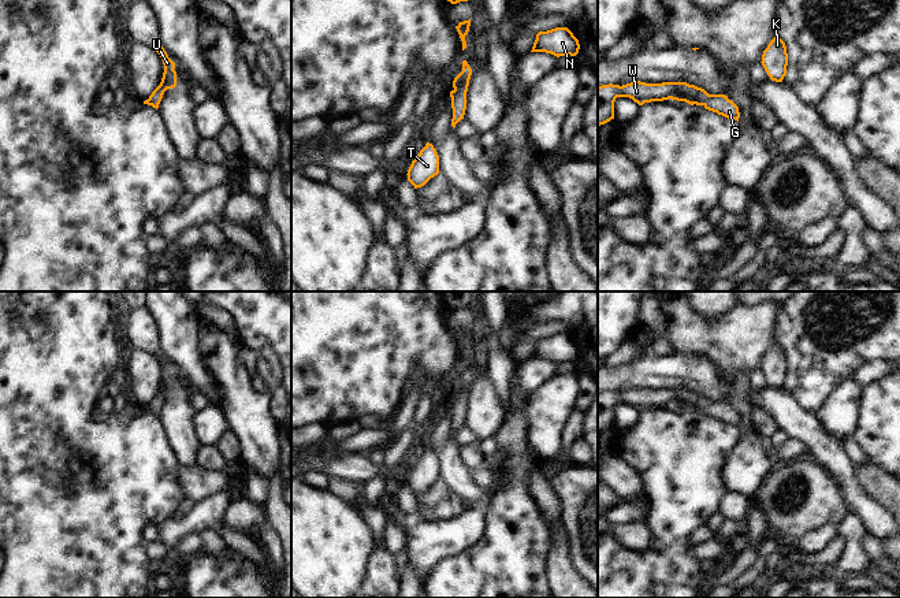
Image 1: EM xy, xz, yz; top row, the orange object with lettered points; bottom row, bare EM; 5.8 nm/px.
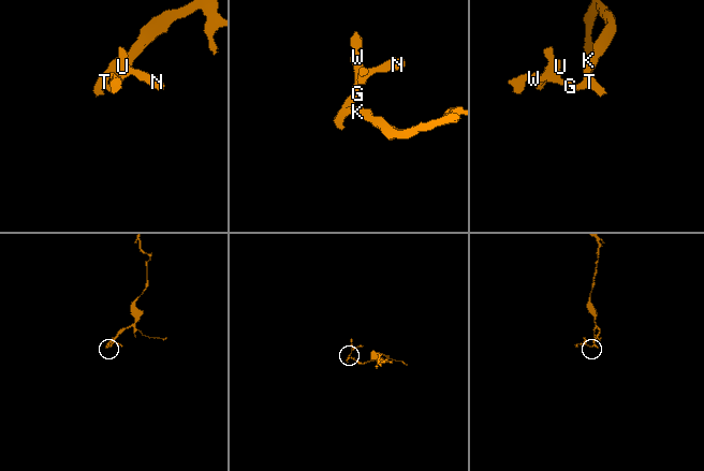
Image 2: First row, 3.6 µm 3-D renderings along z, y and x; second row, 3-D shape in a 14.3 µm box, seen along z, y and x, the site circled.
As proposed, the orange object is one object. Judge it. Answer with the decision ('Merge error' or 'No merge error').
No merge error.

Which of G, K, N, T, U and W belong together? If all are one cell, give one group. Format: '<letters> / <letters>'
G K N T U W

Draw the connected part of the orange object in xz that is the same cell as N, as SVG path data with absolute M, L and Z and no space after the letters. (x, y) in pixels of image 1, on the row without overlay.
M555 334L539 338L531 359L546 359L559 364L566 361L576 363L579 356L579 346L568 334Z

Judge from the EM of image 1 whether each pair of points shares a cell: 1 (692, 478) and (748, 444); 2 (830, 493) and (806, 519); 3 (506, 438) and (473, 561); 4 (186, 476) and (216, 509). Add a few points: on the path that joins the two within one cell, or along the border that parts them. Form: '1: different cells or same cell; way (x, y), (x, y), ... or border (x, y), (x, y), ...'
1: different cells; border (740, 434), (739, 442), (721, 471), (724, 487)
2: same cell; way (824, 500), (811, 512)
3: same cell; way (512, 468), (510, 517), (505, 523), (504, 531)
4: different cells; border (227, 491), (209, 494), (197, 501)

